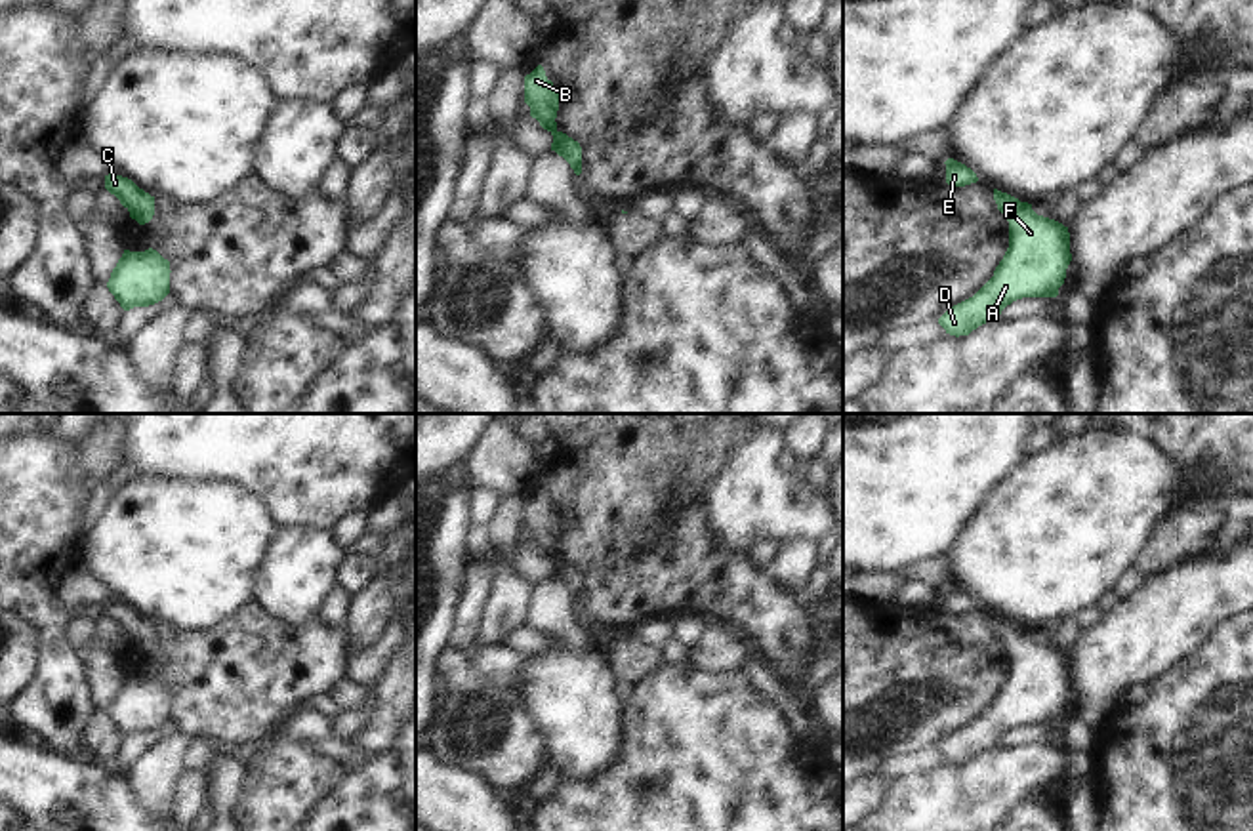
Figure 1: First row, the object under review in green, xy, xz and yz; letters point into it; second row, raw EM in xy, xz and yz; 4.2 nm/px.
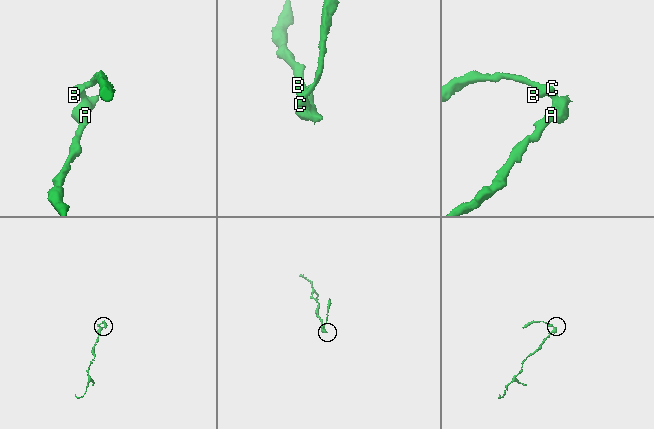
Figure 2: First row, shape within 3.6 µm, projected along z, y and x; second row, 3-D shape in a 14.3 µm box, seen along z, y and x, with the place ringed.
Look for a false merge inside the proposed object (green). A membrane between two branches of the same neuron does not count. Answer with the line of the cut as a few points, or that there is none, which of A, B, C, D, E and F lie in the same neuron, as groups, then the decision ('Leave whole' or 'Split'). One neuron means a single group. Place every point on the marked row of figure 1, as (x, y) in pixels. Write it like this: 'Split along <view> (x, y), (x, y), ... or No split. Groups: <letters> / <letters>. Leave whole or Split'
No split. Groups: A B C D E F. Leave whole.

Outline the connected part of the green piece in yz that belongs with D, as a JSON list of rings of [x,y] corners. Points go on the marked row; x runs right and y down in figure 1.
[[[997,189],[994,200],[1009,221],[1009,248],[994,276],[973,297],[938,318],[946,334],[955,337],[997,320],[1017,299],[1057,297],[1072,261],[1068,227],[1037,215],[1032,204]]]

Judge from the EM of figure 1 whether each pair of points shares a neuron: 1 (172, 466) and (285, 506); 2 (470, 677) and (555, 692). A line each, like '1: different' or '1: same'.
1: same
2: different

